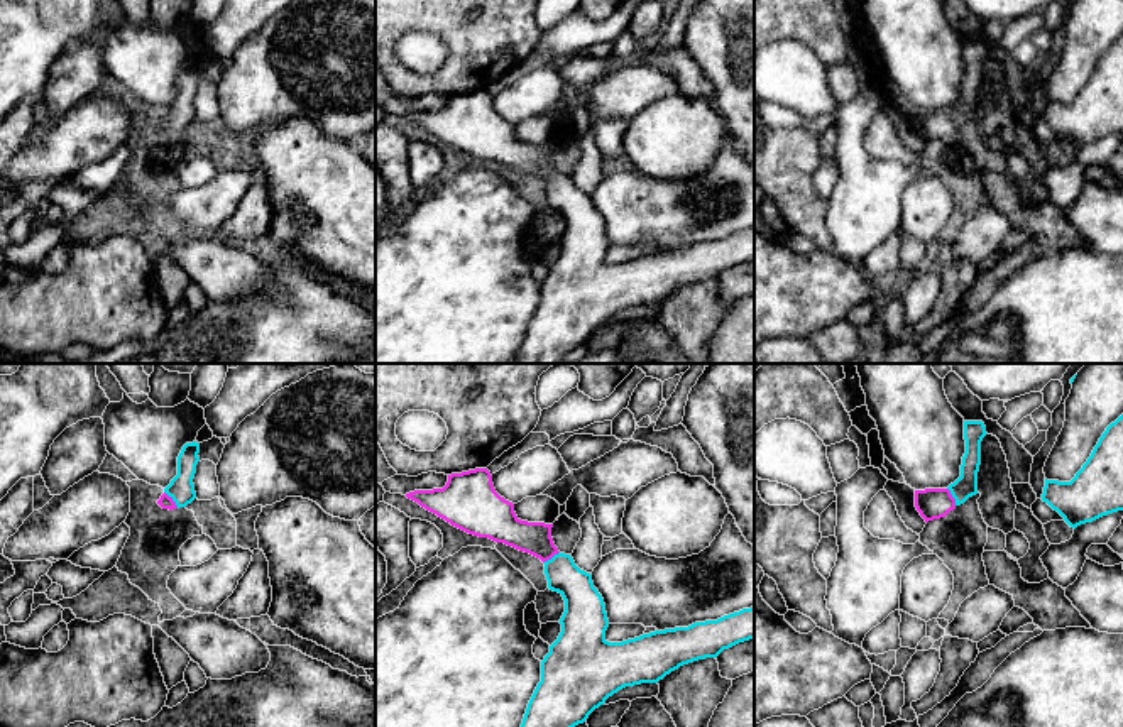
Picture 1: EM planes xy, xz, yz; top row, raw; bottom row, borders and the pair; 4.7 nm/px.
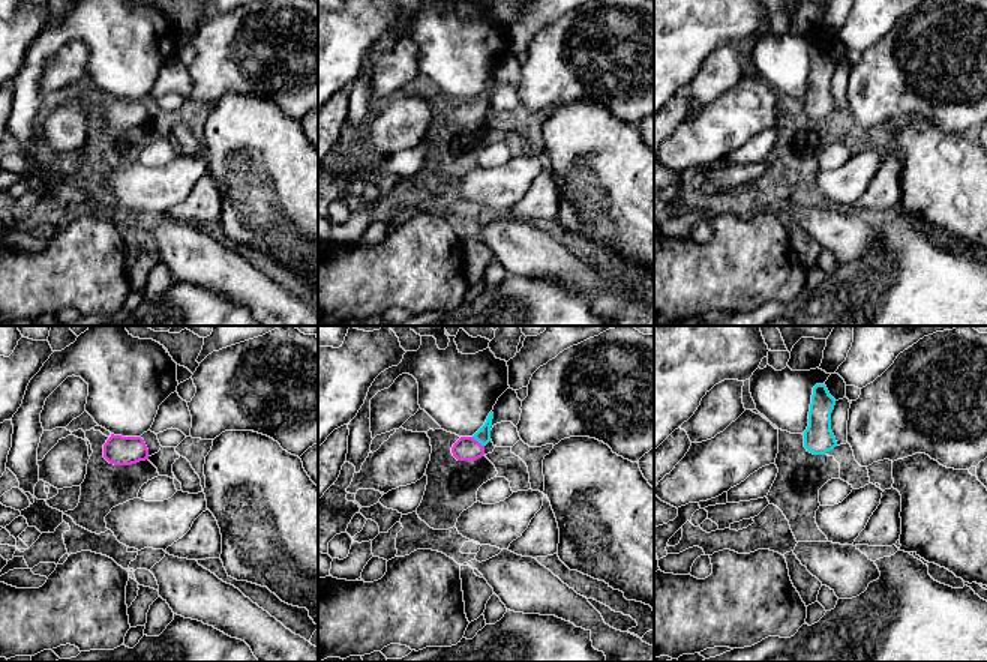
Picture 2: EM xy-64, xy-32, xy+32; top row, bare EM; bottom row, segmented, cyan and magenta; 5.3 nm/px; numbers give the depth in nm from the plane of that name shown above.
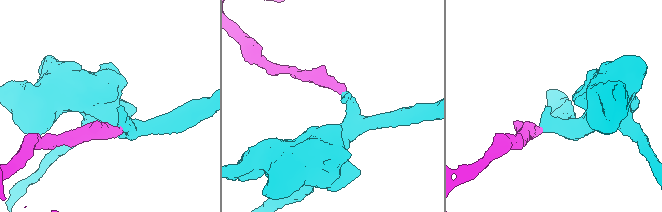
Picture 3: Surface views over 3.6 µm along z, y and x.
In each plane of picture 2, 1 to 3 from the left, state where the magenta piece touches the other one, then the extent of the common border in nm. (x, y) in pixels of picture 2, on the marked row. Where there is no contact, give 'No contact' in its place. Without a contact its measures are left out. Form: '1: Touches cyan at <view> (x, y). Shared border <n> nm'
1: No contact
2: Touches cyan at xy-32 (477, 440). Shared border 90 nm
3: No contact

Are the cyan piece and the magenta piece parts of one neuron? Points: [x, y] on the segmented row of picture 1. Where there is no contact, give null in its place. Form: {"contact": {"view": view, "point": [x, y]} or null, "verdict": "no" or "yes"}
{"contact": {"view": "xy", "point": [173, 499]}, "verdict": "yes"}

